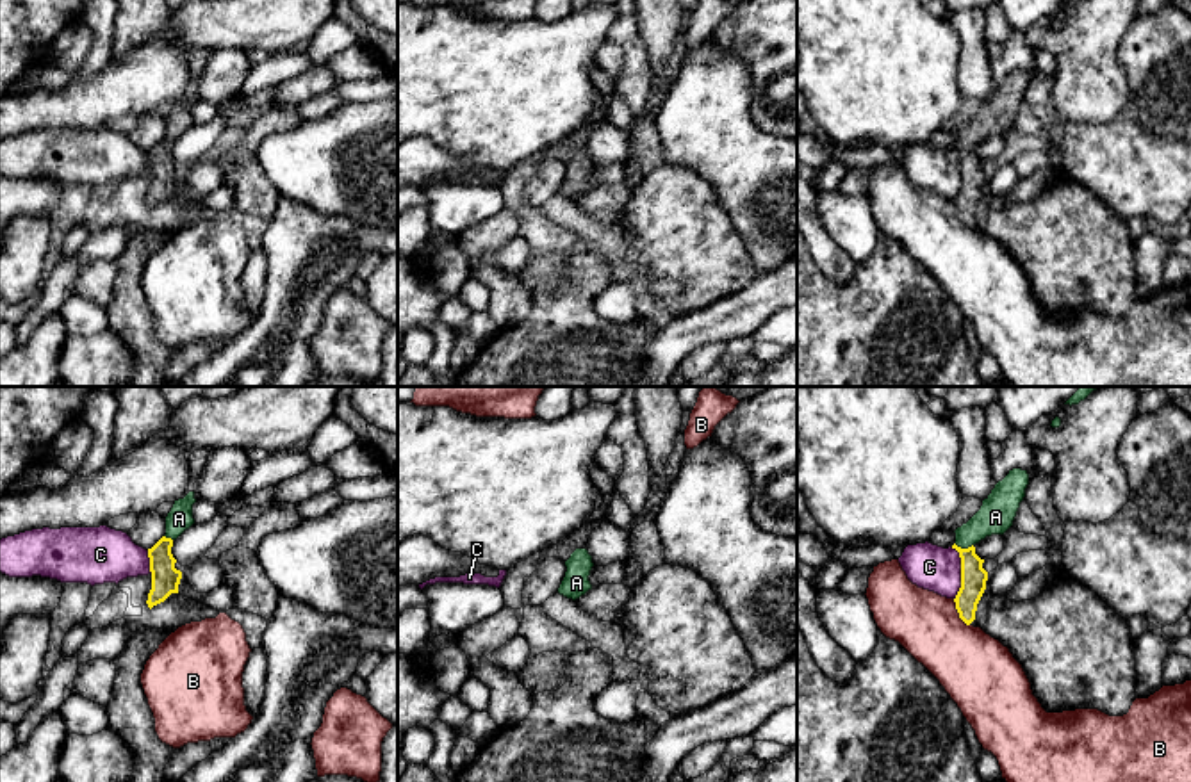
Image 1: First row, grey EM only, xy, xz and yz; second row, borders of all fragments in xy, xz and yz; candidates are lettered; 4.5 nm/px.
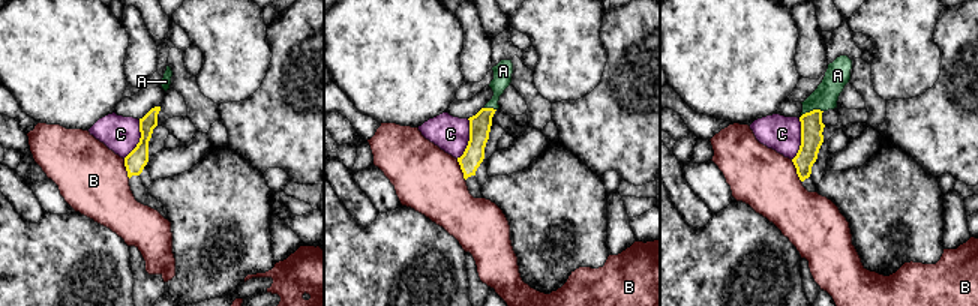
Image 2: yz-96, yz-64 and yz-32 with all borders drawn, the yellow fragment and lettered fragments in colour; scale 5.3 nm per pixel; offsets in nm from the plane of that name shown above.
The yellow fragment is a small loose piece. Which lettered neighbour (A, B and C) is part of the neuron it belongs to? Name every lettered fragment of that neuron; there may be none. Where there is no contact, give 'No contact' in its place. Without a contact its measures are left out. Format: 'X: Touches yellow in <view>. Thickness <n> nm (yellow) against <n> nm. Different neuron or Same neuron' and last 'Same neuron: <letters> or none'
A: Touches yellow in yz. Thickness 120 nm (yellow) against 160 nm. Same neuron
B: Touches yellow in yz. Thickness 120 nm (yellow) against 320 nm. Different neuron
C: Touches yellow in yz. Thickness 120 nm (yellow) against 200 nm. Different neuron
Same neuron: A

